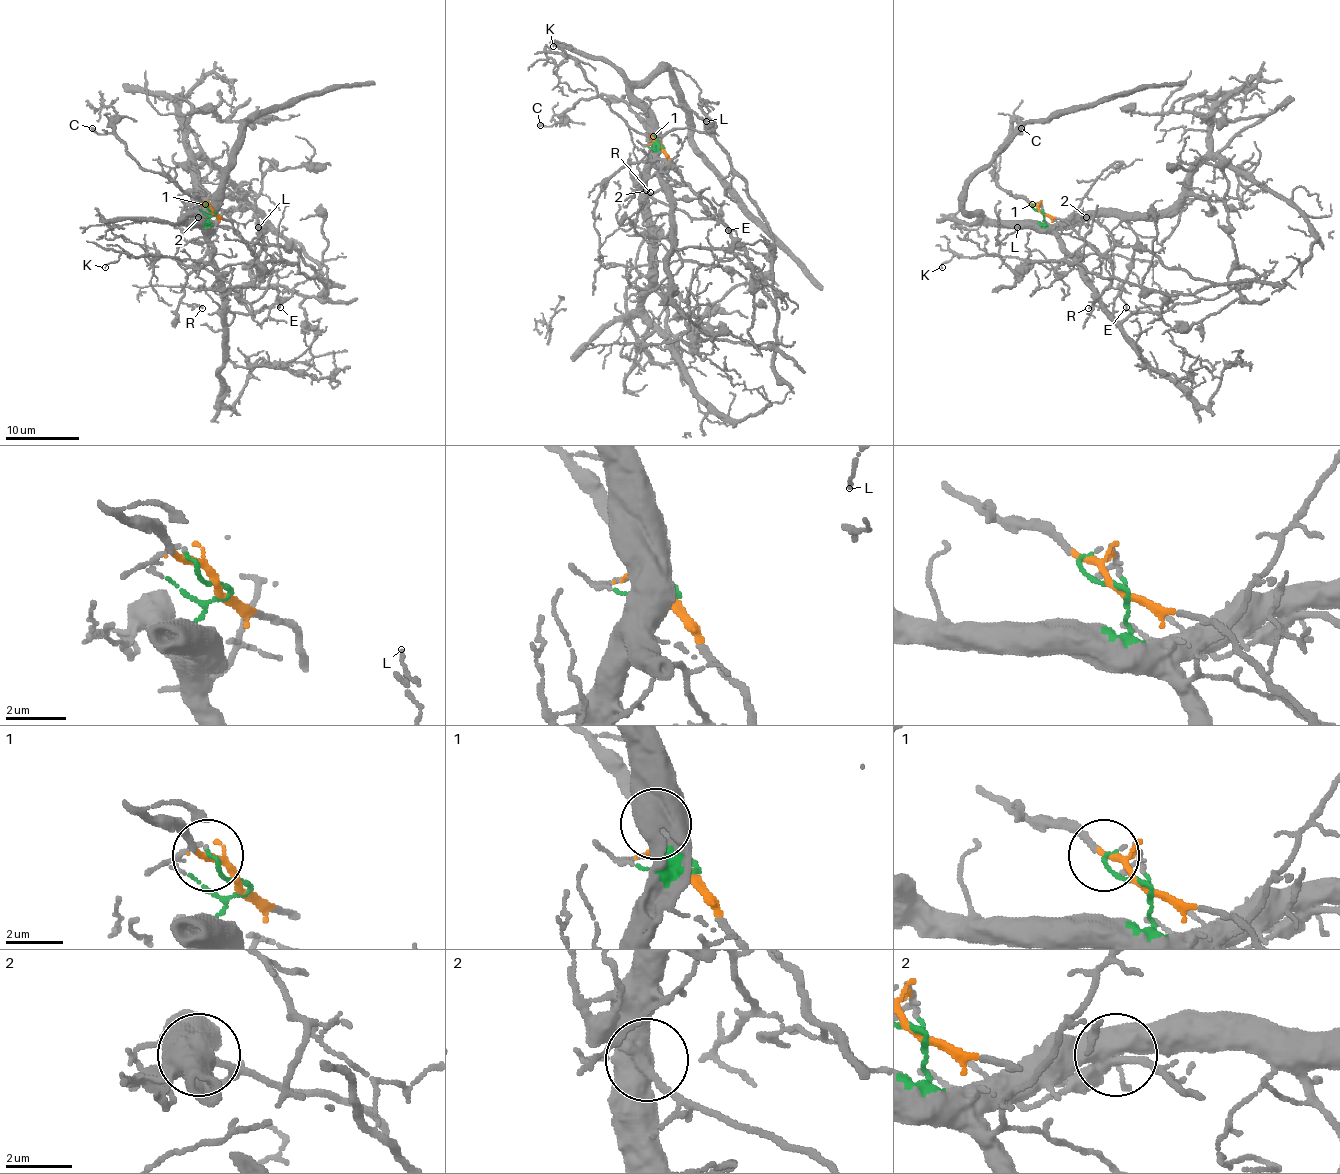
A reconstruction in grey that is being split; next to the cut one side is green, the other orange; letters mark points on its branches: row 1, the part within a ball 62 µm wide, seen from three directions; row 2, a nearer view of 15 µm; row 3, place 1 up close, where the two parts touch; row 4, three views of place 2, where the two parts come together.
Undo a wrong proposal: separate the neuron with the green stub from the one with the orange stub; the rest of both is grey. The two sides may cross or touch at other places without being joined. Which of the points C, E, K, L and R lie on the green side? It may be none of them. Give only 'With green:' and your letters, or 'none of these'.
With green: E, R

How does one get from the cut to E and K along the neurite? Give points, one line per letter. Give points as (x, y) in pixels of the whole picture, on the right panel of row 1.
E: (1042, 212), (1044, 223), (1095, 293), (1093, 302), (1106, 289), (1115, 287), (1121, 291), (1121, 300), (1126, 307)
K: (1042, 212), (1101, 254), (1141, 245), (1211, 284), (1145, 293), (1077, 263), (1029, 269), (954, 252), (942, 267)

